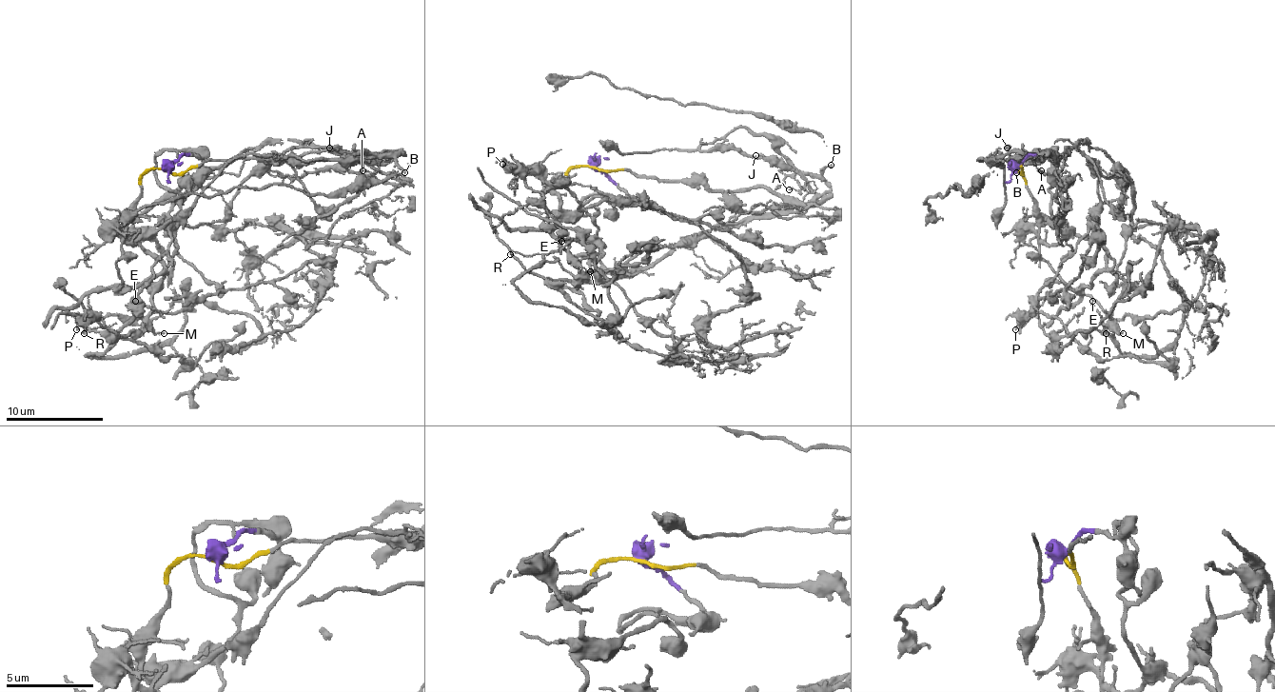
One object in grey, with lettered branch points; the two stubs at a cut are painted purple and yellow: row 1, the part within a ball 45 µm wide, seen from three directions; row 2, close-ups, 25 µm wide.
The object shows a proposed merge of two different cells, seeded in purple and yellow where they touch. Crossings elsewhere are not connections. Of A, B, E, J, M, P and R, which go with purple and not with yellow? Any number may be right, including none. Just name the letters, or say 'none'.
E, M, P, R

